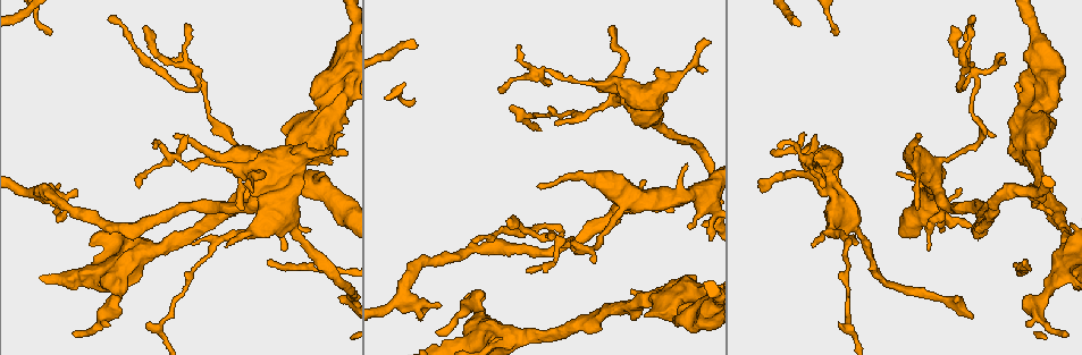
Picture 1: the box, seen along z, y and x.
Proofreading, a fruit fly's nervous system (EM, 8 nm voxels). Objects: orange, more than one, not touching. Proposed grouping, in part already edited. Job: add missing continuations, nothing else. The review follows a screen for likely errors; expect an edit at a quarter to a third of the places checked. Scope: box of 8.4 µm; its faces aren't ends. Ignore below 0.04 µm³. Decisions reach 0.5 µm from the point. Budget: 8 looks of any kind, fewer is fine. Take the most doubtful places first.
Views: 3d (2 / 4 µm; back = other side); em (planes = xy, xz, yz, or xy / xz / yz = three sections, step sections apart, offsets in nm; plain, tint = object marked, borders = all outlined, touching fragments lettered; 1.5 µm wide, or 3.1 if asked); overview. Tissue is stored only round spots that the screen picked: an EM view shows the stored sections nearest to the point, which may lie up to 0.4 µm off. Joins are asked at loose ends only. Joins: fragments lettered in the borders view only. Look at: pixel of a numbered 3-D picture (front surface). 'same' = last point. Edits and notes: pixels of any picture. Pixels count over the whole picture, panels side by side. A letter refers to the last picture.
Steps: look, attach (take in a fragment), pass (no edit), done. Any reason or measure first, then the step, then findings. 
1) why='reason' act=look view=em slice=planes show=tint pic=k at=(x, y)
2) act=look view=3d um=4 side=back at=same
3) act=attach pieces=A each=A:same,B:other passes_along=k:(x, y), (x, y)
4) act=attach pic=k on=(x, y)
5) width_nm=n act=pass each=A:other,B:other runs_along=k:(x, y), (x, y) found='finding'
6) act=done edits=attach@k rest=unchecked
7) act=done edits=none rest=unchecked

why='free end' act=look view=em slice=yz step=8 show=tint pic=1 at=(917, 208)

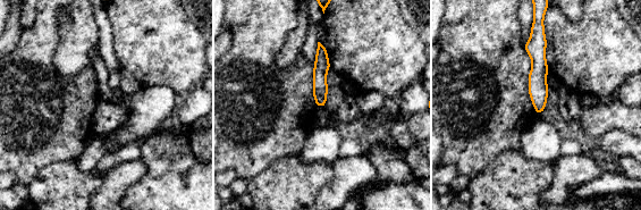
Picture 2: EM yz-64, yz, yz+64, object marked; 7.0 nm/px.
why='what lies round it' act=look view=em slice=yz step=8 show=borders at=same

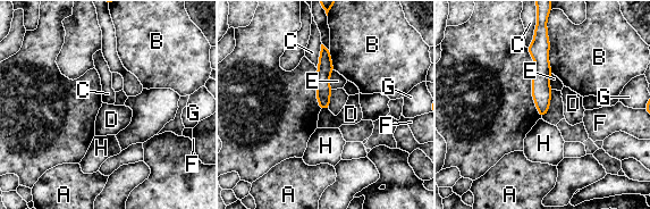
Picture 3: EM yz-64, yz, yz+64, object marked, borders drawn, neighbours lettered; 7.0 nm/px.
act=pass each=A:other,B:other,C:other,D:other,E:other,F:other,G:other,H:other runs_along=3:(538, 41), (541, 57), (542, 111) found='no lettered fragment goes on from it'

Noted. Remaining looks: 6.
why='tapers out' act=look view=em slice=planes show=borders pic=1 at=(613, 30)

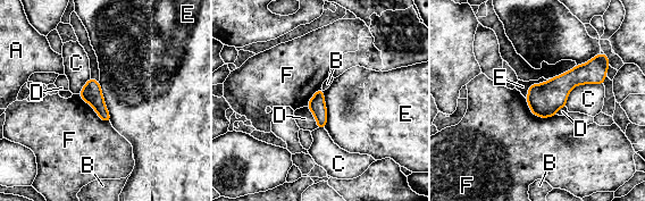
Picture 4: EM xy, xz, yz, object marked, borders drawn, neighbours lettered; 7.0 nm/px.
width_nm=120 act=pass each=A:other,B:other,C:other,D:other,E:other,F:other border=4:(98, 82), (110, 120) found='no lettered fragment goes on from it'

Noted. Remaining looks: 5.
why='end of a long branch' act=look view=em slice=xz step=8 show=tint pic=1 at=(435, 332)

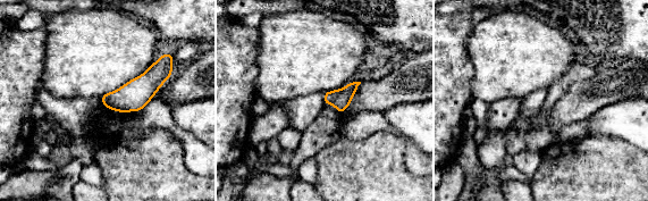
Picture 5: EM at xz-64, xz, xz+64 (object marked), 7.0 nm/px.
act=look view=em slice=planes show=borders at=same

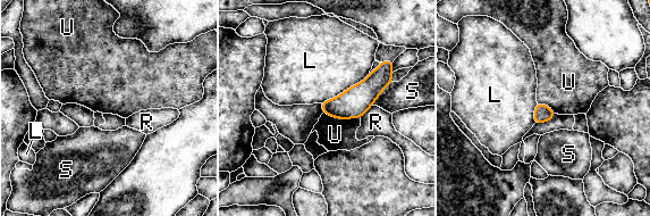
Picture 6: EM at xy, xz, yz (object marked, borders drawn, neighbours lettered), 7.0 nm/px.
longest_contact=L:420nm act=pass each=L:other,R:other,S:other,U:other border=6:(323, 111), (339, 118), (360, 117) found='none of them fits'

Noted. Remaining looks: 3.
act=done edits=none rest=unchecked

